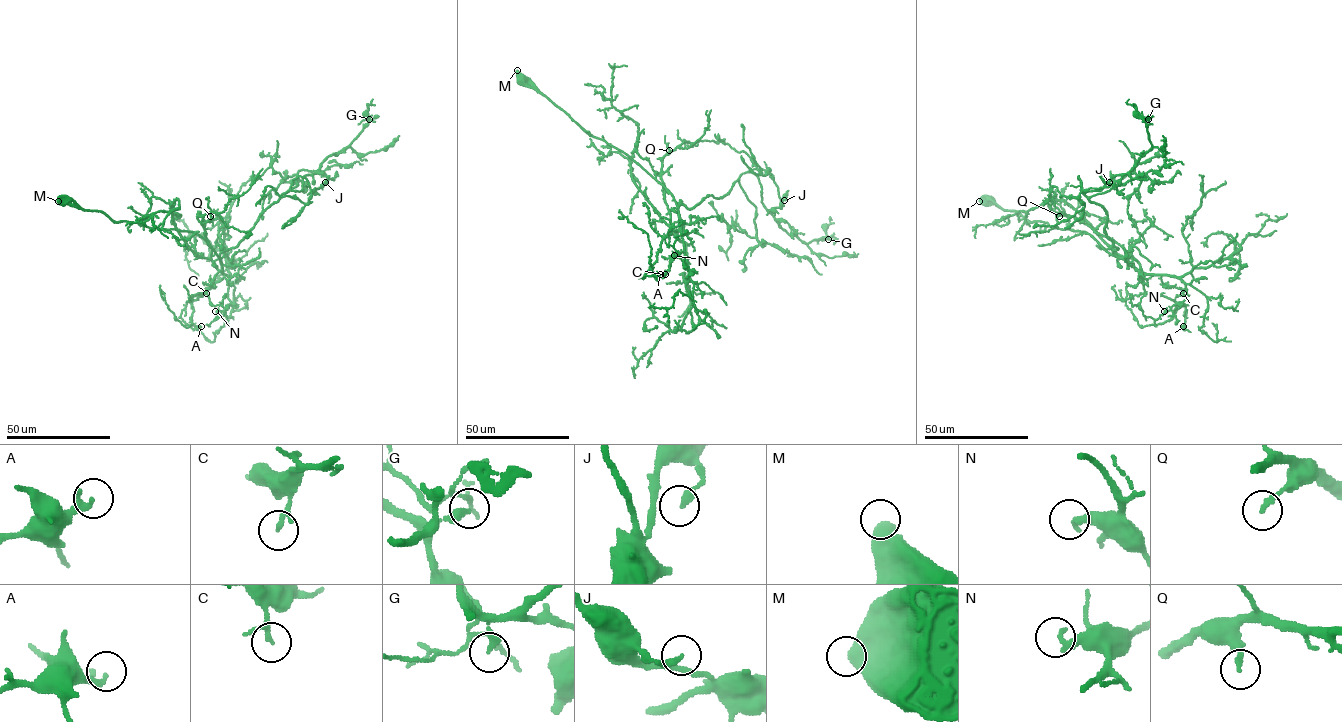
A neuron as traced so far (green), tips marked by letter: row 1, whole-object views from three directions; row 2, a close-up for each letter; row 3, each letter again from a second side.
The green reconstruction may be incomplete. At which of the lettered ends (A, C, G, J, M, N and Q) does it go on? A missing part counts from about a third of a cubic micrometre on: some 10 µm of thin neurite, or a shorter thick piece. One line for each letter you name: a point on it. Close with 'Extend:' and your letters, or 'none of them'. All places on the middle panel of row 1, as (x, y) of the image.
Extend: none of them

